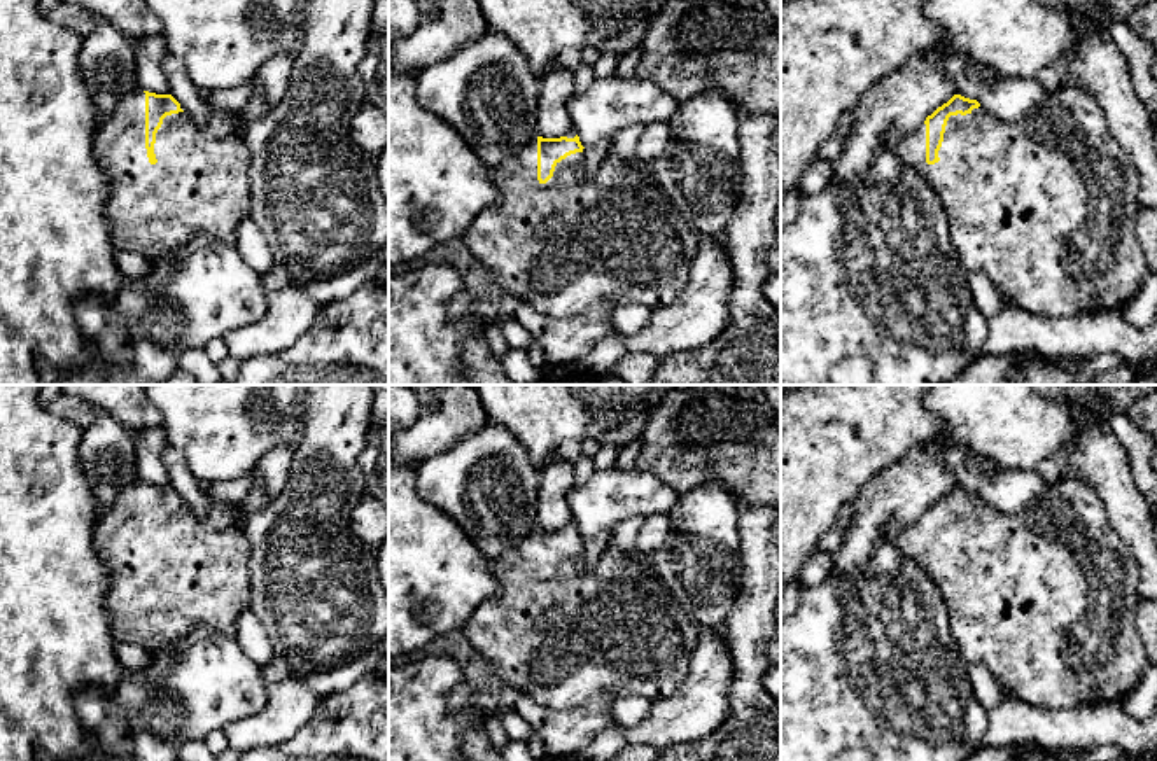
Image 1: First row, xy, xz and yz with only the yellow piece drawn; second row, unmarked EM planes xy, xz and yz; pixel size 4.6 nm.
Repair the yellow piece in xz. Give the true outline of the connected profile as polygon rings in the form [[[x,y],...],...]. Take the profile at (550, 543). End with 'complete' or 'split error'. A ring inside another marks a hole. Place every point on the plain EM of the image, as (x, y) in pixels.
[[[576,521],[565,525],[560,530],[543,530],[536,527],[518,546],[495,558],[490,565],[490,570],[499,581],[501,590],[476,607],[476,611],[462,626],[464,635],[473,644],[474,651],[487,661],[492,674],[499,677],[502,686],[516,688],[520,695],[530,696],[534,702],[550,710],[567,710],[600,693],[607,693],[614,698],[641,696],[648,698],[653,703],[667,698],[683,684],[684,677],[688,675],[691,656],[700,642],[698,623],[693,621],[677,605],[677,602],[672,598],[672,595],[667,591],[665,584],[658,577],[644,572],[630,553],[614,548],[611,542],[604,549],[599,563],[592,570],[586,570],[583,541],[585,539],[581,537]],[[551,607],[557,607],[562,612],[562,619],[553,628],[541,628],[539,619]]] | split error

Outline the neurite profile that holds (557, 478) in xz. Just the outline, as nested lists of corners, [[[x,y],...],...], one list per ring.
[[[553,457],[539,471],[539,492],[536,502],[537,527],[560,530],[574,521],[567,495],[574,486],[574,462]]]

